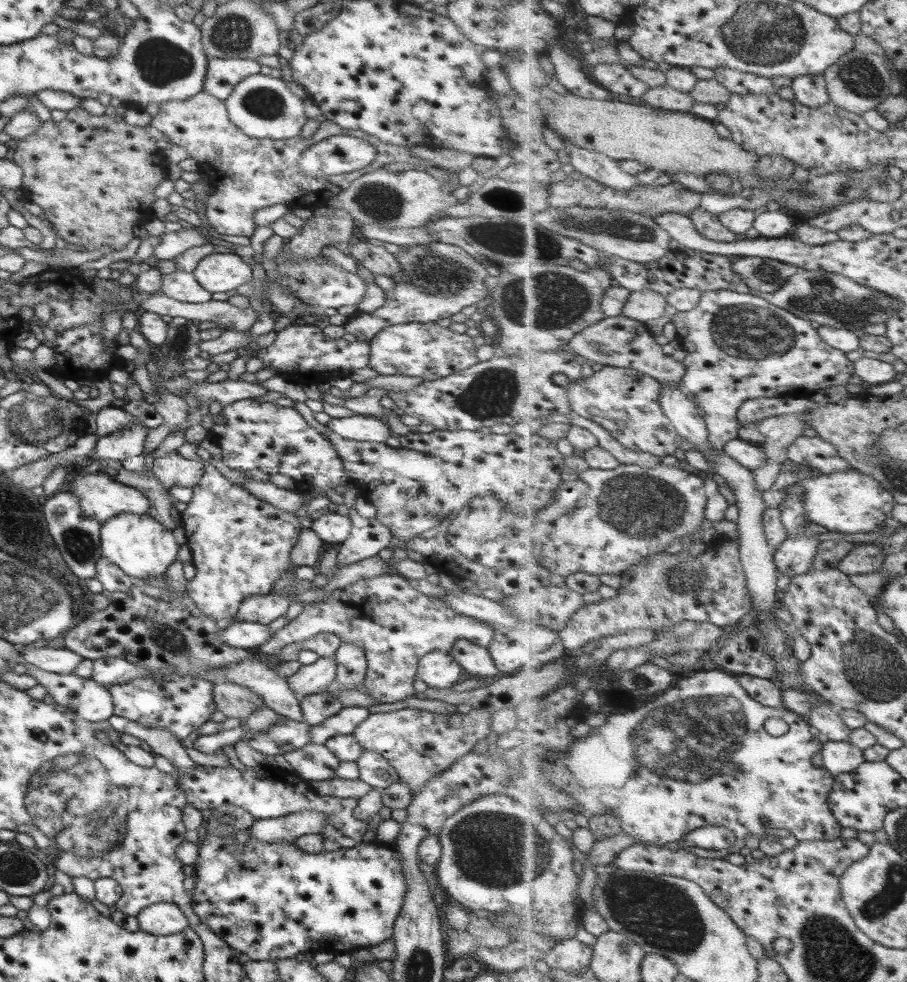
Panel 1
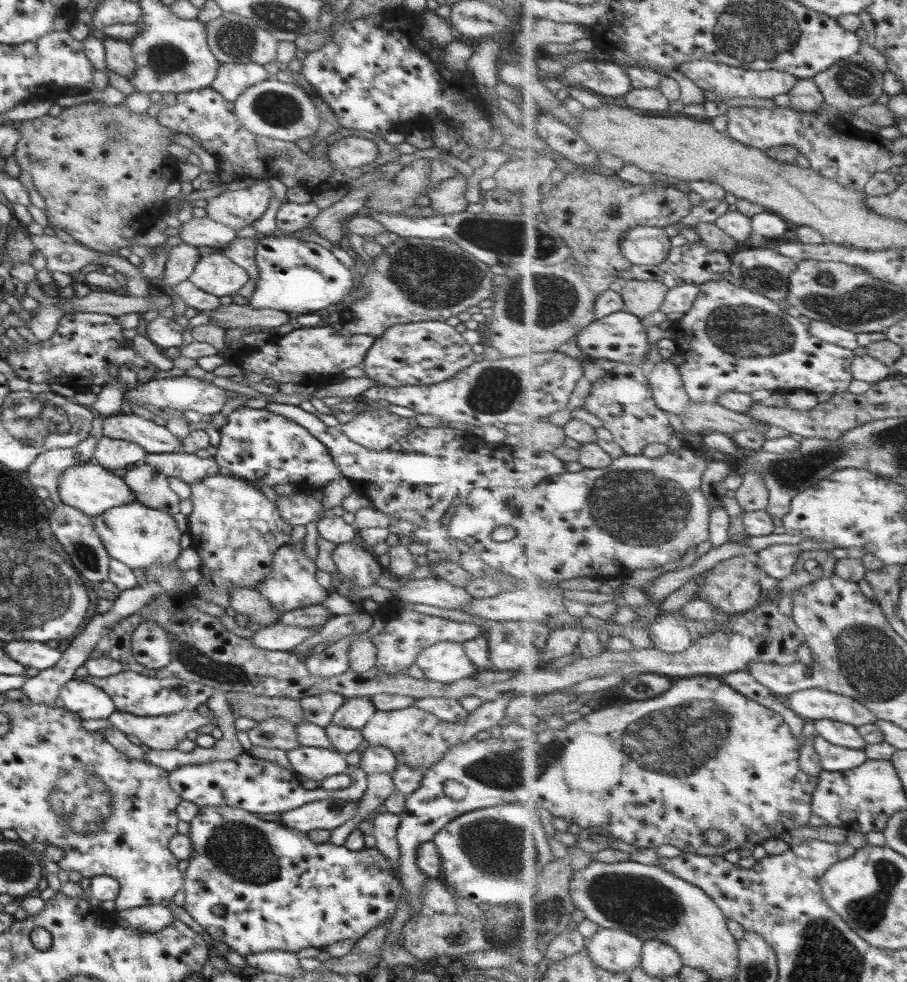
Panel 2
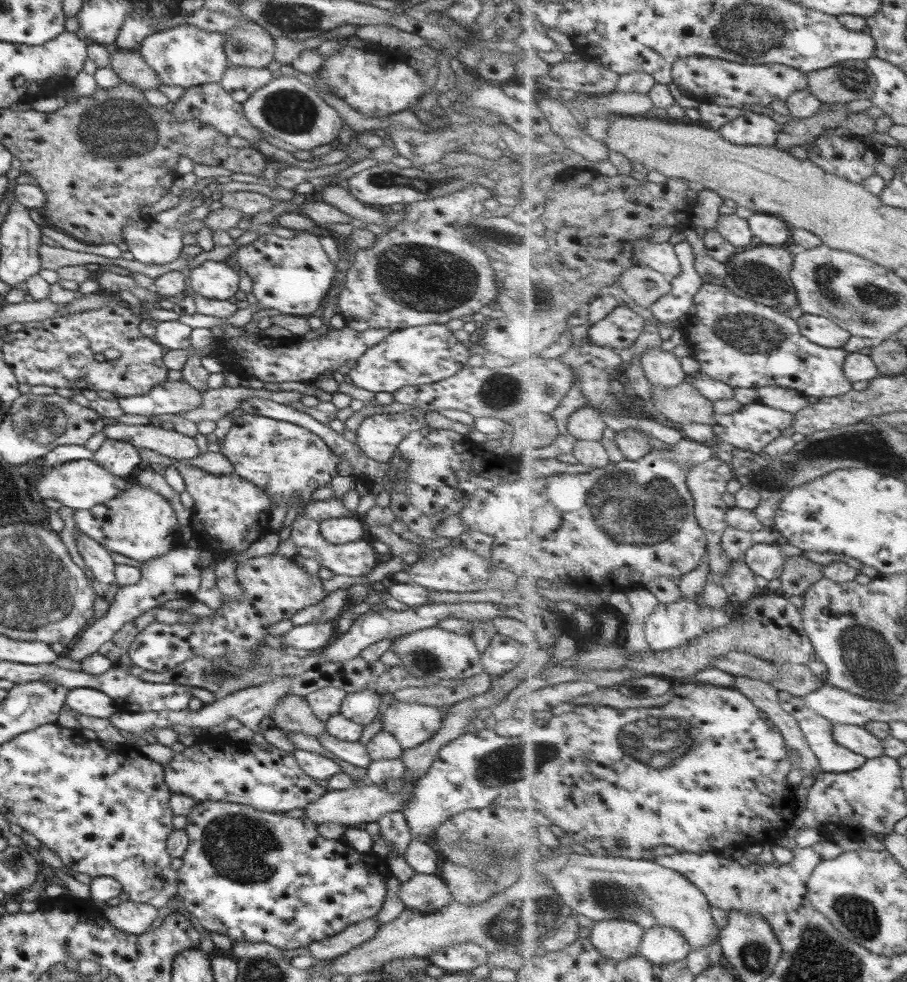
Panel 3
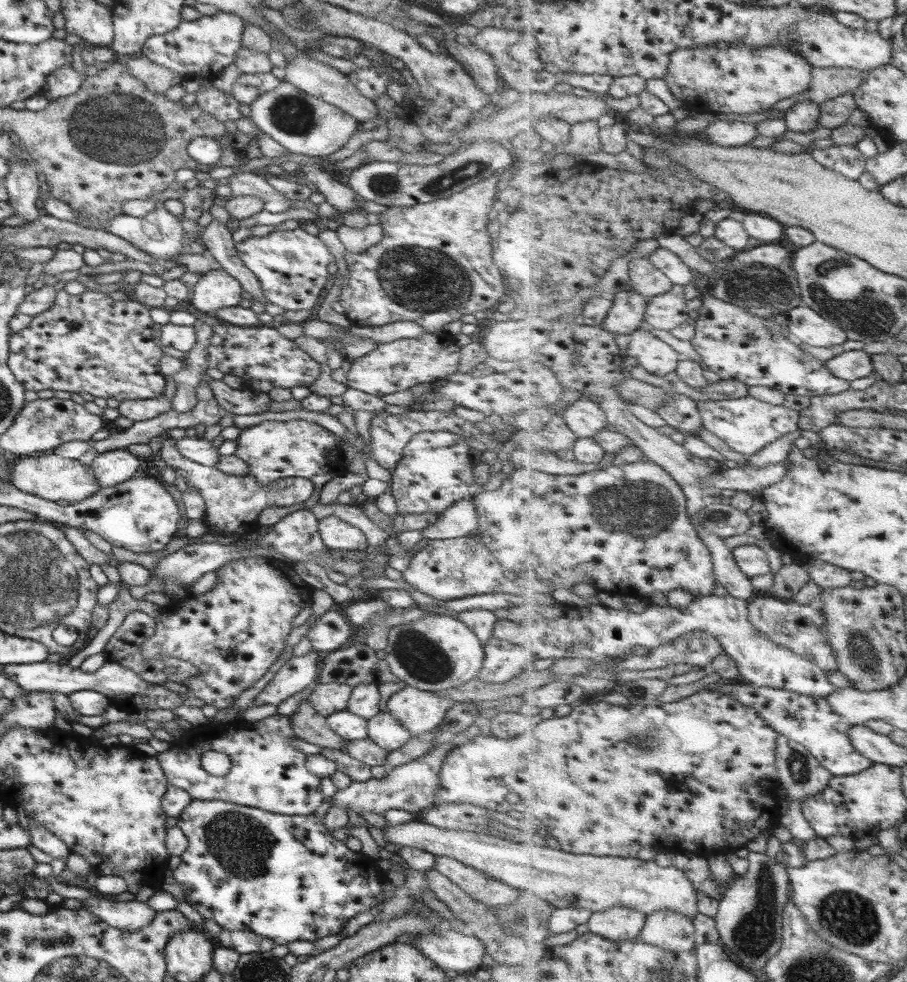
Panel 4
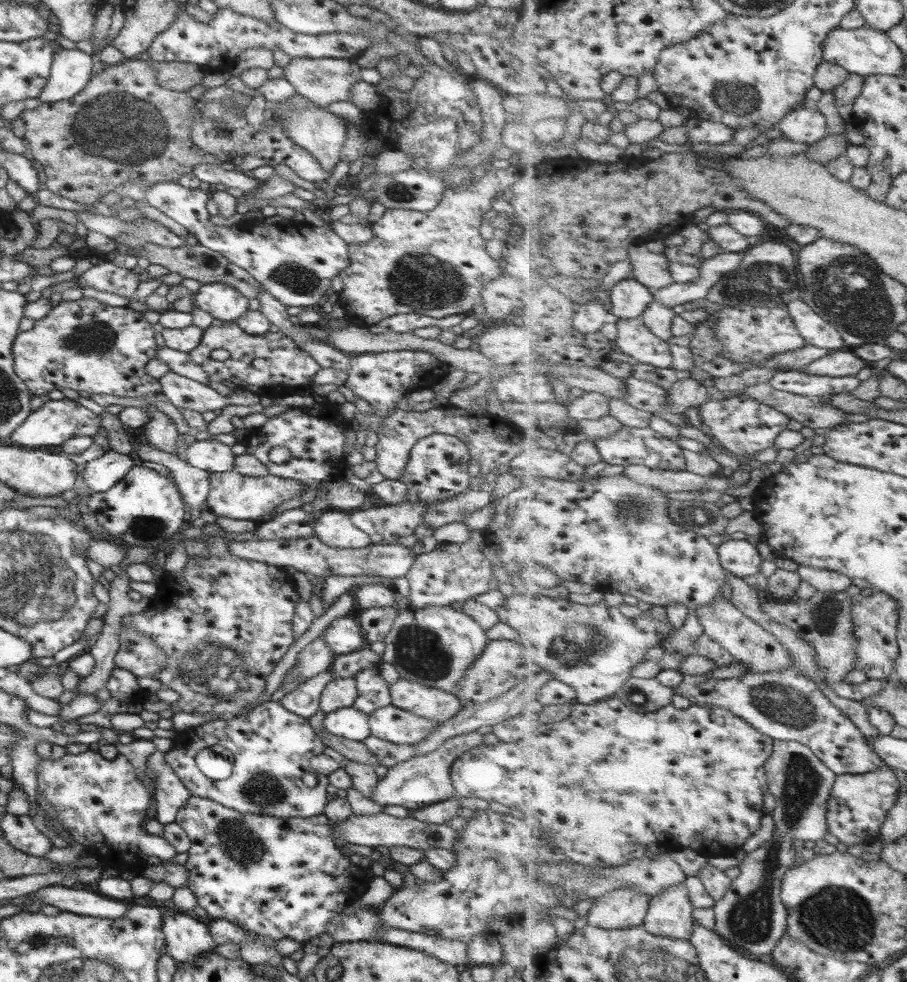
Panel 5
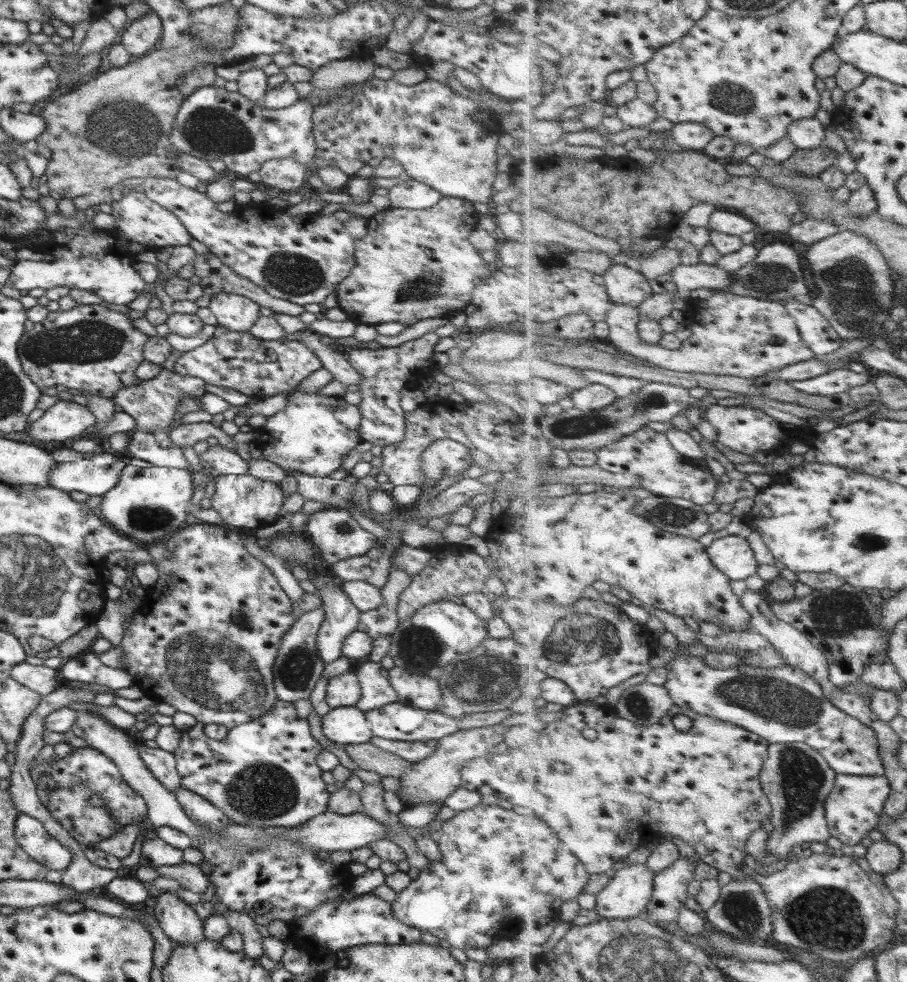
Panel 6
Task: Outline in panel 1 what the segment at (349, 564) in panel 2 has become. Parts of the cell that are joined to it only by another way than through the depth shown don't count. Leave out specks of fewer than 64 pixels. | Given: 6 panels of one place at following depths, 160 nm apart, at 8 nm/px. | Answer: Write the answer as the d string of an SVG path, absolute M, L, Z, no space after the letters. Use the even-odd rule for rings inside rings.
M396 574L356 580L353 585L331 592L321 602L303 603L301 612L288 624L276 630L265 642L255 648L255 651L264 656L277 655L284 646L294 642L303 642L320 632L330 632L338 636L341 643L346 642L361 648L362 655L367 661L367 670L363 676L361 691L368 694L374 702L383 704L399 702L416 695L413 690L413 680L419 657L435 650L449 653L454 643L461 639L481 648L487 648L494 637L493 626L453 612L445 602L420 594L409 586L407 579Z

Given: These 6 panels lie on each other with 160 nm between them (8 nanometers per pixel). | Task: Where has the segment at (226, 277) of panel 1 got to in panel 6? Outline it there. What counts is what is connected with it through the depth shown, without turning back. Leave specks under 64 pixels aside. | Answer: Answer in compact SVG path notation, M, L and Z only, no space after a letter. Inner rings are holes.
M233 293L212 294L206 307L215 316L216 325L231 332L249 332L260 315L256 302Z

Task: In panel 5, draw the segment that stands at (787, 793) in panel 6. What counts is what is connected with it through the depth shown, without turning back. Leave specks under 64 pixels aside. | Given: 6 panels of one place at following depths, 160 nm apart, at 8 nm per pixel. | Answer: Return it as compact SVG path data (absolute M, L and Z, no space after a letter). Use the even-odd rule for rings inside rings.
M774 739L774 751L766 764L766 775L769 792L776 798L772 812L776 826L774 837L759 850L746 855L739 866L740 875L732 880L726 896L713 906L716 916L714 931L737 950L761 960L770 959L778 942L788 932L789 913L781 893L787 871L800 858L793 849L793 842L817 842L830 832L828 802L837 777L836 772L806 744L777 739Z

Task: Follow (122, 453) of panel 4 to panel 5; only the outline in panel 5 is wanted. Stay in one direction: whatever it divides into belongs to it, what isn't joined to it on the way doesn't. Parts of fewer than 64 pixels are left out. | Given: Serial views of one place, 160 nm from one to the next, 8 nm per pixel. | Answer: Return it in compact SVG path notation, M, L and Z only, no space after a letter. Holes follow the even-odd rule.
M109 450L83 465L83 482L91 492L105 492L123 478L138 463L134 456Z

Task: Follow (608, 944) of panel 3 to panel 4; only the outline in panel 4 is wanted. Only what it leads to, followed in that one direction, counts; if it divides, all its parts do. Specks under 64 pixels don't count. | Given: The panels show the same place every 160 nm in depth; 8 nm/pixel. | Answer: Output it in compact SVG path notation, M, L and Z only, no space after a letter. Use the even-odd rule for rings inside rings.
M619 906L593 912L588 930L609 940L633 940L642 933L647 917L636 908Z

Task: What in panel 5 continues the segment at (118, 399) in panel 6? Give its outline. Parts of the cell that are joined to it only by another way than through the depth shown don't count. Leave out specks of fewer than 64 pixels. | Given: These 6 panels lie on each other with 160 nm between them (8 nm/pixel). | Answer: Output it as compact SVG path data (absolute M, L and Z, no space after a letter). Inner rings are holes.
M147 407L150 419L144 424L144 434L149 445L161 452L175 454L178 434L171 419L155 407Z

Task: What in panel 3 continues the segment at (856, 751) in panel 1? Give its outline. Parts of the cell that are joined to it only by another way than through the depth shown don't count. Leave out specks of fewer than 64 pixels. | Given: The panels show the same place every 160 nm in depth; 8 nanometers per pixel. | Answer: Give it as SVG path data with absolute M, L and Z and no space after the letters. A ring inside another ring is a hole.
M779 691L781 706L798 720L810 747L820 760L822 770L827 772L851 772L861 768L867 757L843 746L834 737L834 723L811 710L805 700L790 692Z

